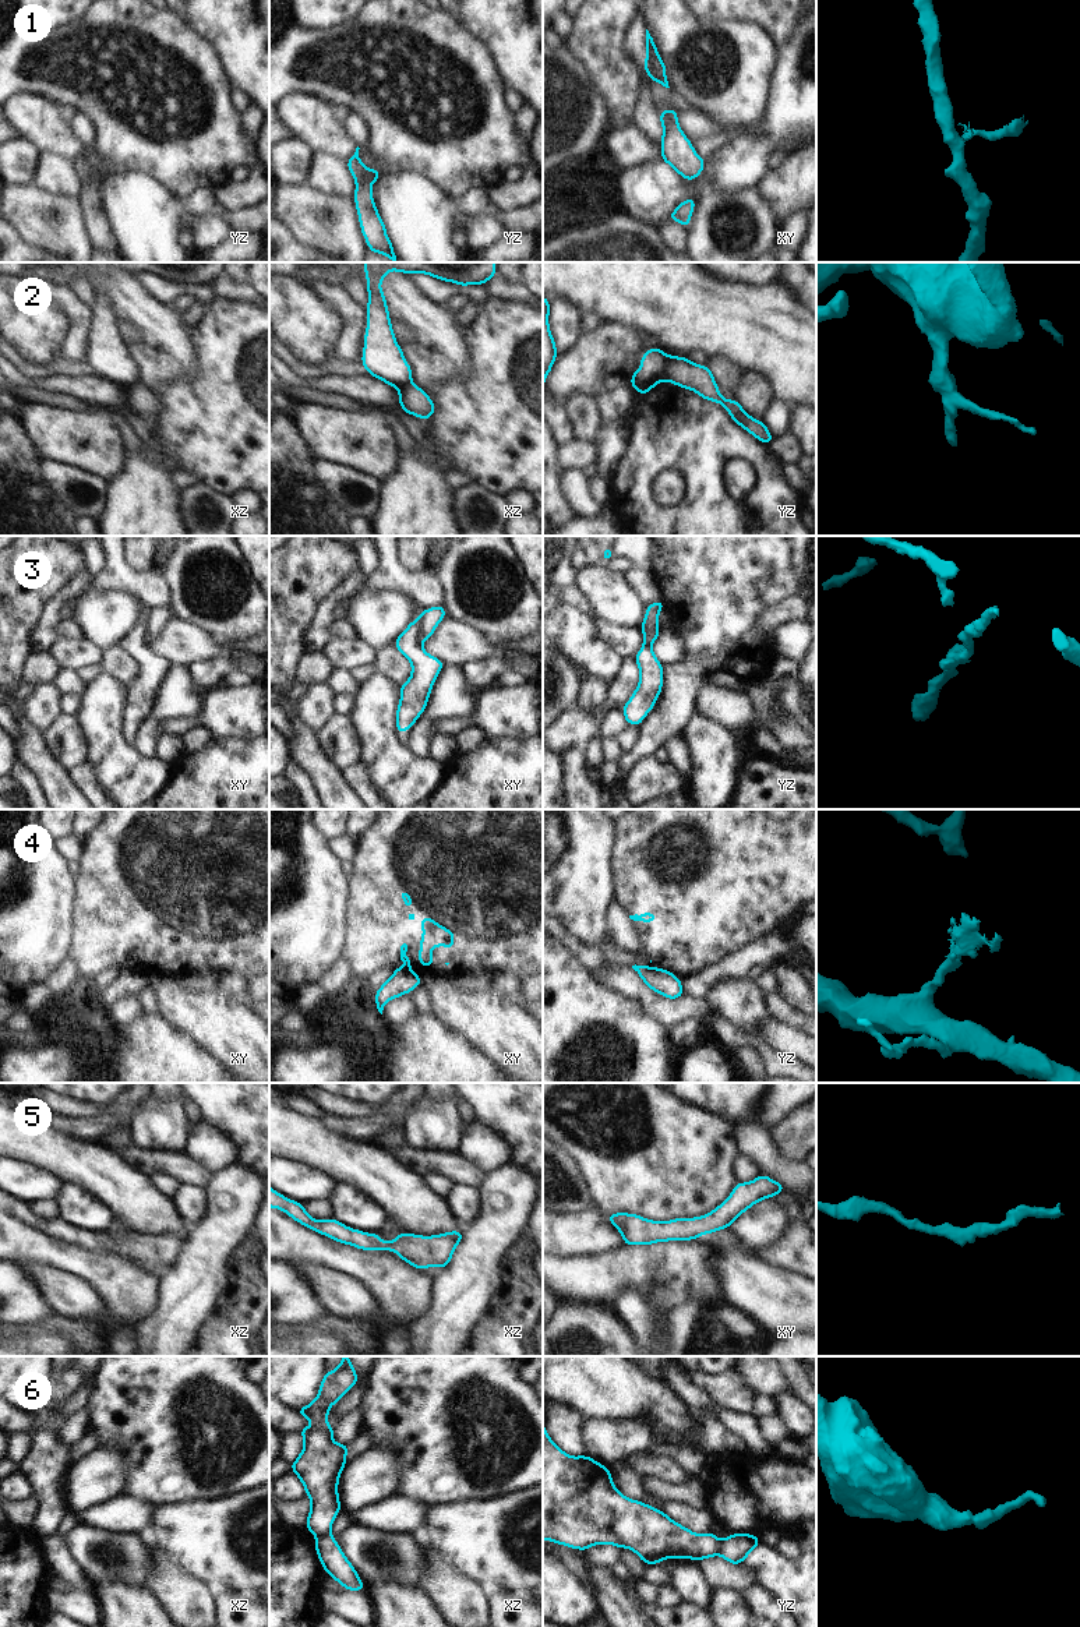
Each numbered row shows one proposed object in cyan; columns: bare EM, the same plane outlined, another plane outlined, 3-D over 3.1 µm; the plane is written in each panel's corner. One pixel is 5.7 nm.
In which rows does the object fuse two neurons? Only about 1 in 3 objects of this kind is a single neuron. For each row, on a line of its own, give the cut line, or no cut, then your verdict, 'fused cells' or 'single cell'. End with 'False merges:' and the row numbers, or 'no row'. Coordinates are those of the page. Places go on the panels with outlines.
1: cut in yz along (357, 154), (348, 162); fused cells
2: cut in yz along (667, 356), (664, 378); fused cells
3: cut in xy along (417, 620), (417, 642), (420, 645); fused cells
4: cut in xy along (395, 970), (410, 971); fused cells
5: no cut; single cell
6: cut in xz along (330, 1532), (318, 1536); fused cells
False merges: 1, 2, 3, 4, 6

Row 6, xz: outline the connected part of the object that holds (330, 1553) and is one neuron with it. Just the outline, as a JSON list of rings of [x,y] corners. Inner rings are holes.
[[[331,1534],[318,1536],[314,1546],[329,1577],[335,1578],[346,1589],[364,1591],[364,1582],[359,1578],[356,1568],[346,1559]]]

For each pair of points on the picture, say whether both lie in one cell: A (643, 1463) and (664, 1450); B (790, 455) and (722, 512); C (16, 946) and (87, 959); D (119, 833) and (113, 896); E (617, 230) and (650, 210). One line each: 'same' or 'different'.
A: different
B: different
C: different
D: same
E: different

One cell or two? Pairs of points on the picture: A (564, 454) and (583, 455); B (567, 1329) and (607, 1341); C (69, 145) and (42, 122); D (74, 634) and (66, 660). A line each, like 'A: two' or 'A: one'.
A: one
B: one
C: one
D: two

